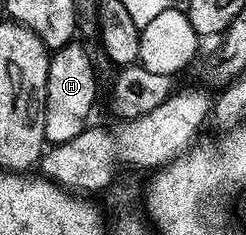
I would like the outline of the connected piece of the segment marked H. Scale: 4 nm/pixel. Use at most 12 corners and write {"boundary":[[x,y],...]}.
{"boundary":[[73,40],[49,57],[44,139],[87,127],[98,84]]}

